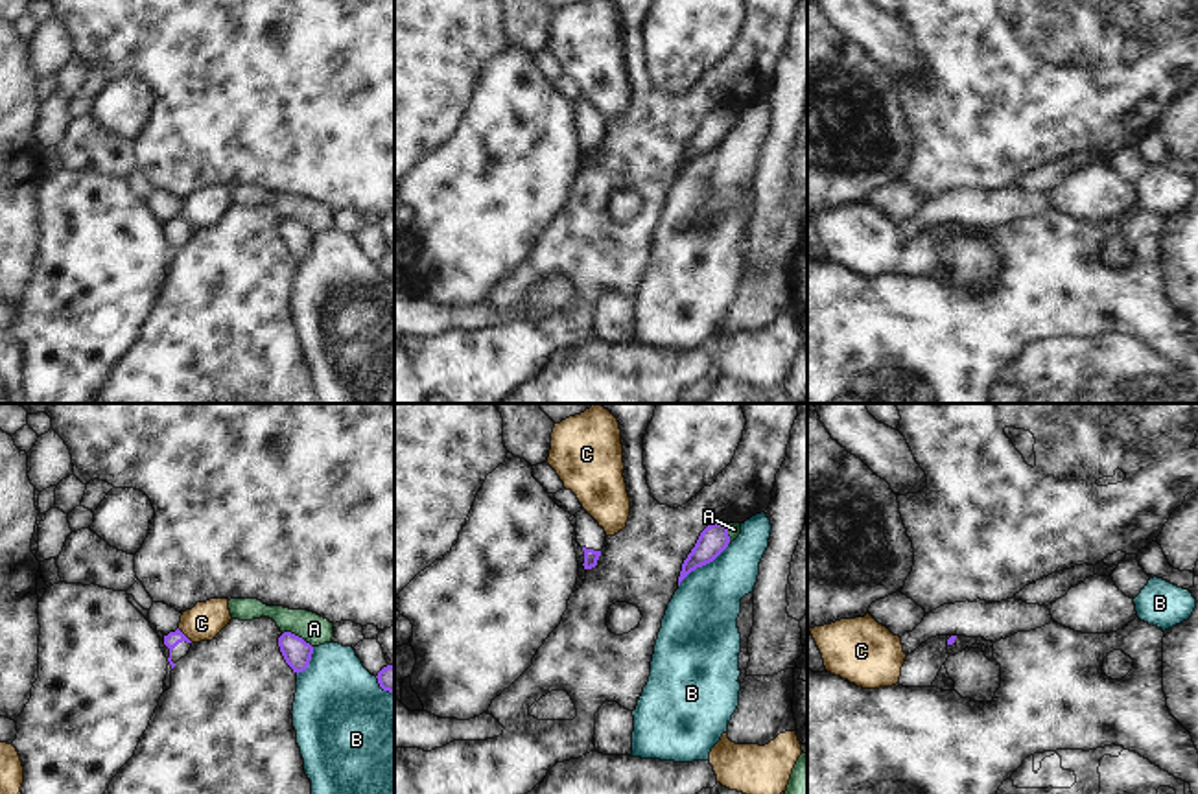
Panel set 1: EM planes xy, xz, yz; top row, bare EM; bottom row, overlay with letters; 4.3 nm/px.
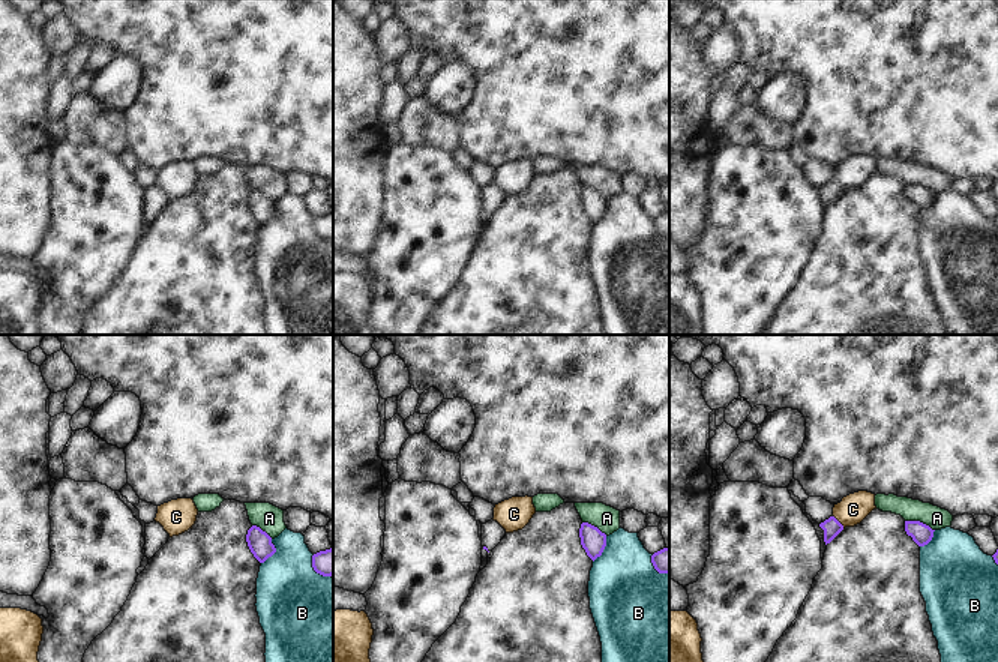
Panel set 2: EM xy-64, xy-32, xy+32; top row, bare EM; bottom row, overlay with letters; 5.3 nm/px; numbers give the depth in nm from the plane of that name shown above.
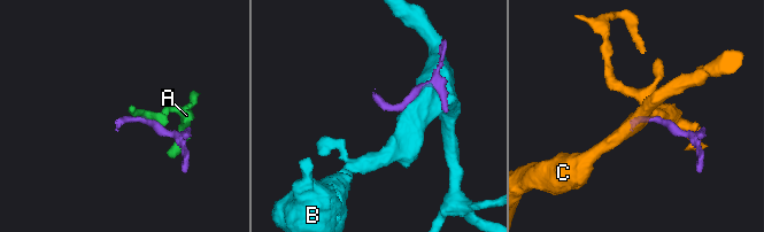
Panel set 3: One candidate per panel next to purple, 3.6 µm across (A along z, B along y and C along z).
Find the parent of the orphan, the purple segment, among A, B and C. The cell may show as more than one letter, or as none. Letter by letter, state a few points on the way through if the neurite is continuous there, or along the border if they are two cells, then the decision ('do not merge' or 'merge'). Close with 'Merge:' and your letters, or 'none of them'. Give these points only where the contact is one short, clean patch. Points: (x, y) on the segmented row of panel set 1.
A: border along xy (282, 632), (293, 632), (312, 647); do not merge
B: do not merge
C: border along xy (177, 629), (192, 642); do not merge
Merge: none of them

